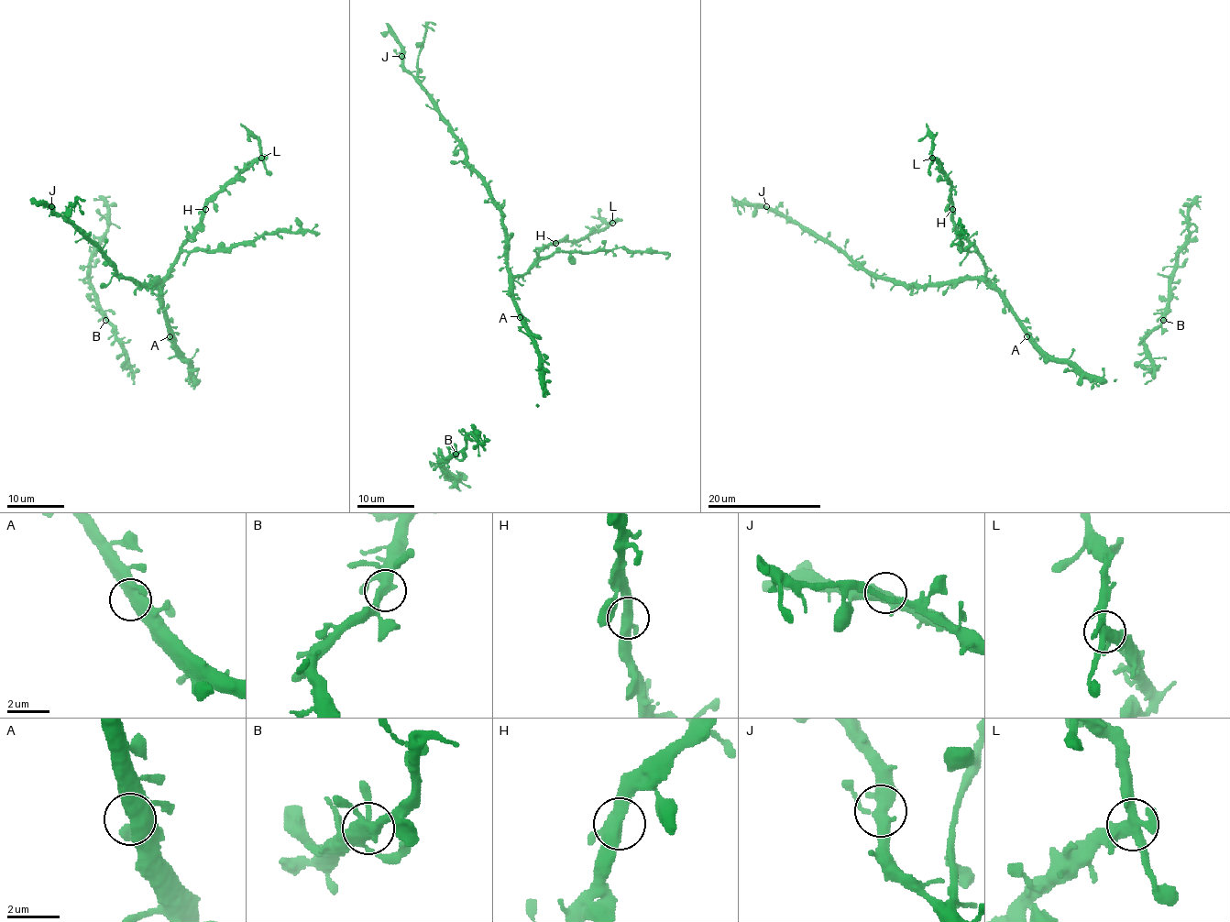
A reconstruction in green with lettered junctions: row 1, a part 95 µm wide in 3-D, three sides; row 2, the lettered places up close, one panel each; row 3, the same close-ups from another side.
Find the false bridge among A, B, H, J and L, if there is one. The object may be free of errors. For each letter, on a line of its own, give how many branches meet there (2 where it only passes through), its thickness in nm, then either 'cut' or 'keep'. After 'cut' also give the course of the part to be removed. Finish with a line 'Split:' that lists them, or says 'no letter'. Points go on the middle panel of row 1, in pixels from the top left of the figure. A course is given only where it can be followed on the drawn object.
A: 3 | 440 nm | keep
B: 4 | 380 nm | keep
H: 3 | 400 nm | keep
J: 4 | 400 nm | keep
L: 6 | 400 nm | cut | (612, 223), (602, 223), (591, 215)
Split: L

